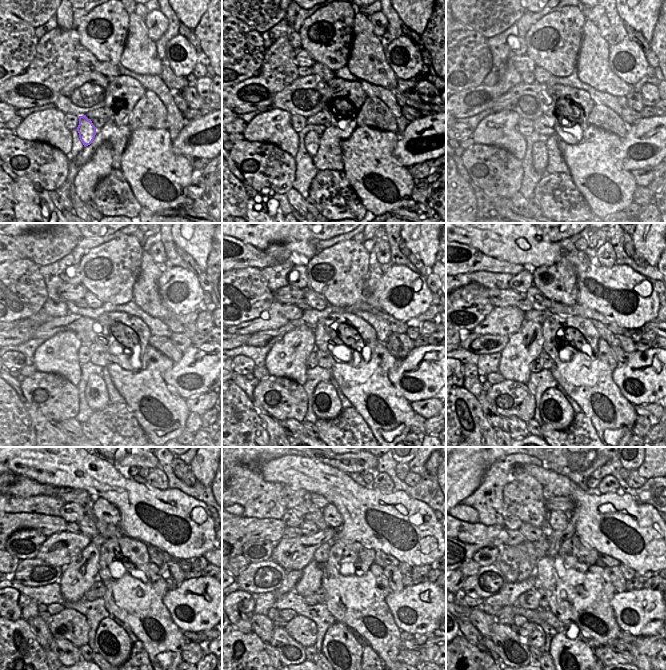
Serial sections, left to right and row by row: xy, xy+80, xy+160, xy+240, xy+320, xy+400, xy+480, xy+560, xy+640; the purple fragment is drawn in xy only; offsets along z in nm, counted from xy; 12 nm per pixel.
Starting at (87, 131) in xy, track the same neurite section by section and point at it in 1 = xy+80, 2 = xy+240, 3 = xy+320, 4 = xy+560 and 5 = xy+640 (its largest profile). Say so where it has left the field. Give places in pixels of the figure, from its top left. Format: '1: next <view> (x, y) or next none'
1: next xy+80 (312, 140)
2: next xy+240 (96, 394)
3: next xy+320 (326, 404)
4: next xy+560 (340, 647)
5: next xy+640 (562, 650)

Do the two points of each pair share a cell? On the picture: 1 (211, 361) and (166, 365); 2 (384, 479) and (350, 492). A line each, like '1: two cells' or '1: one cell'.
1: two cells
2: two cells

